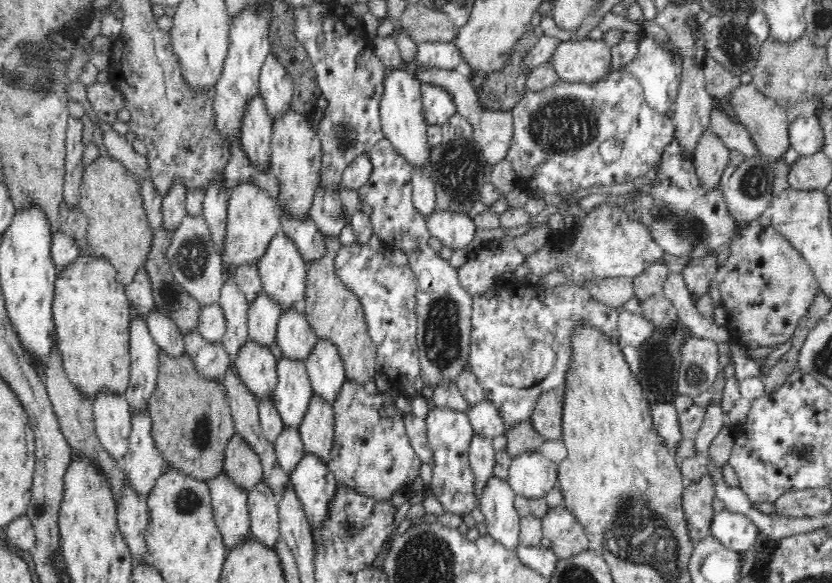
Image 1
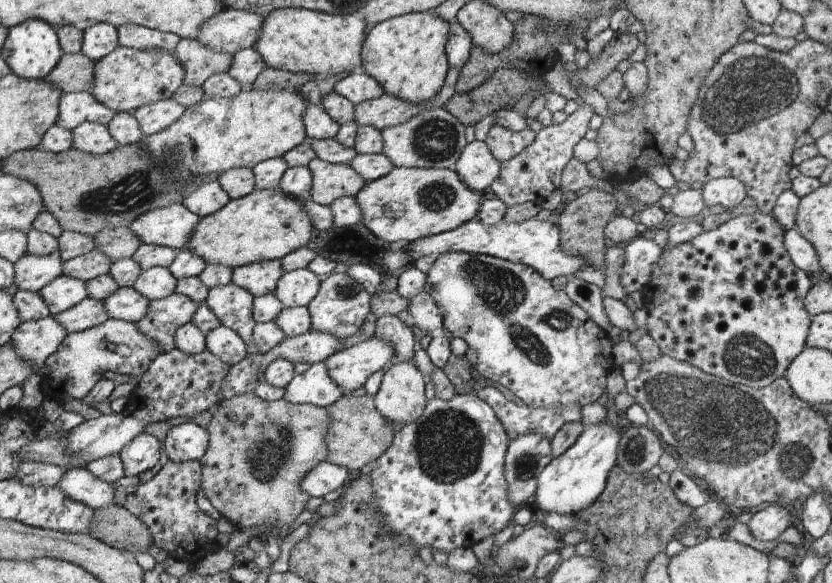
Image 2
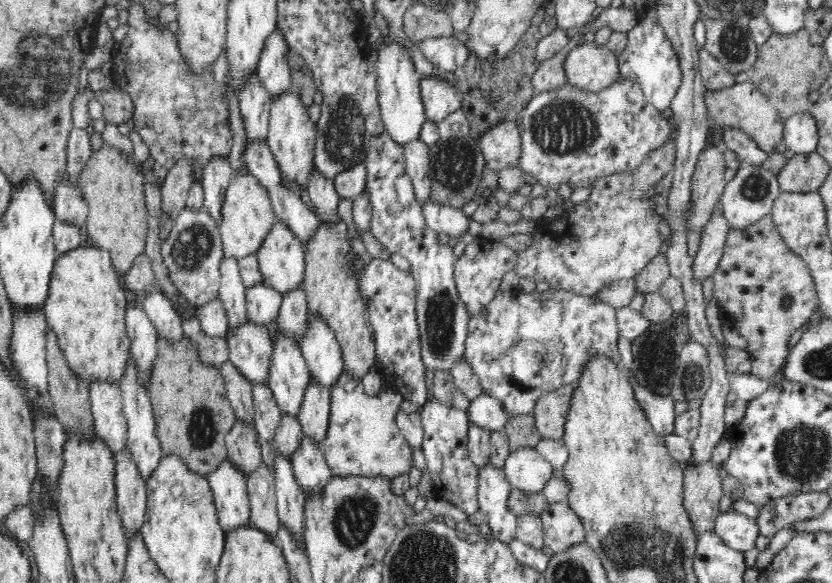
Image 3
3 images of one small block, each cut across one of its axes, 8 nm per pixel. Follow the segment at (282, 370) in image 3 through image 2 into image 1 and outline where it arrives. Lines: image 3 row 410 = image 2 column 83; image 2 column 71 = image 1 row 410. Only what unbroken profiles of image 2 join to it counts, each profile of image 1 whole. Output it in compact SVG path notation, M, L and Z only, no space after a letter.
M282 356L277 361L278 384L274 390L273 404L285 428L298 429L308 412L313 388L305 362Z

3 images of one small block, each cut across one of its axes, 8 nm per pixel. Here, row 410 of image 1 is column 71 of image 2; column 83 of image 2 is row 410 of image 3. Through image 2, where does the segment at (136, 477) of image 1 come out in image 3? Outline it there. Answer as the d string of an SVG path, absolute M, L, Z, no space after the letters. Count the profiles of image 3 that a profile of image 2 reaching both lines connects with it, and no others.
M130 358L126 372L124 372L124 376L122 376L122 380L119 383L119 387L122 390L123 413L128 425L125 448L128 449L139 475L144 480L148 480L152 476L152 472L158 468L164 452L155 433L155 418L146 386L141 386L139 380L137 380L136 374L139 372L135 370L135 367L136 365Z

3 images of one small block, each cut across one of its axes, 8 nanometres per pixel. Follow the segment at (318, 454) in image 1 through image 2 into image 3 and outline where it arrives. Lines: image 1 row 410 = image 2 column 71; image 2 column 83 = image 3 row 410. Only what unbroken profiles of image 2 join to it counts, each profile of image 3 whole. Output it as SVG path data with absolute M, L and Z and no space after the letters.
M311 379L306 392L304 392L304 400L302 400L302 406L297 415L305 438L316 443L324 441L328 424L330 424L330 408L330 389Z

